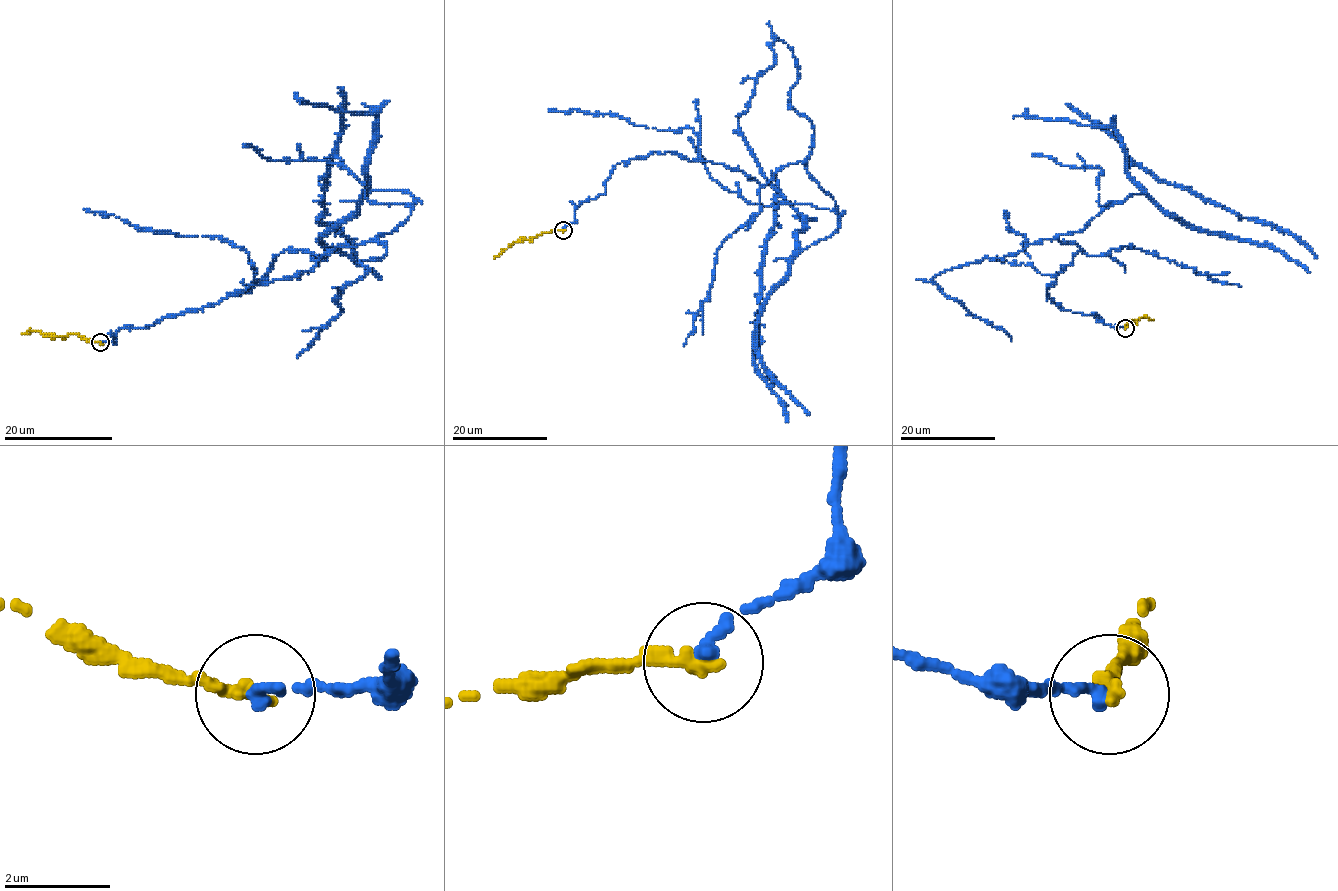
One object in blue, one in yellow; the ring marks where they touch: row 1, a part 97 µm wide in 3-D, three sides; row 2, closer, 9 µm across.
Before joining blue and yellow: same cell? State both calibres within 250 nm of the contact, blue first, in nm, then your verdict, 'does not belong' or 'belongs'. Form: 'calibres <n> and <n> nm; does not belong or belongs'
calibres 280 and 320 nm; does not belong

